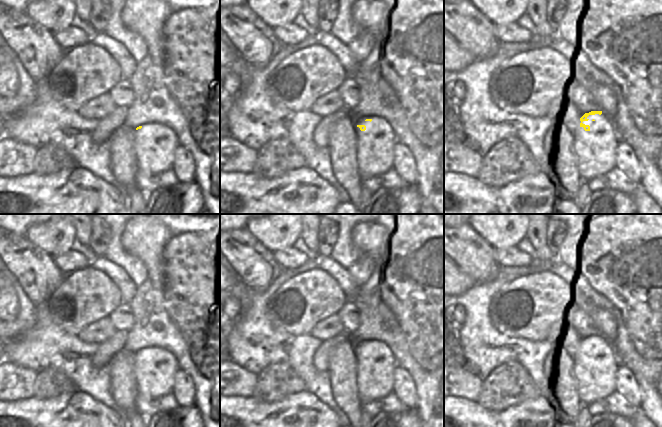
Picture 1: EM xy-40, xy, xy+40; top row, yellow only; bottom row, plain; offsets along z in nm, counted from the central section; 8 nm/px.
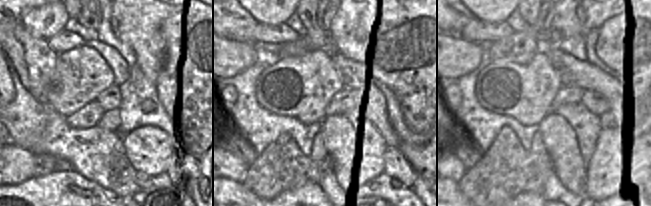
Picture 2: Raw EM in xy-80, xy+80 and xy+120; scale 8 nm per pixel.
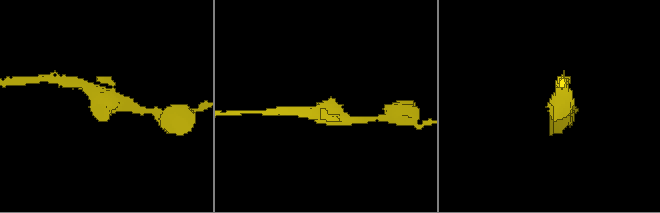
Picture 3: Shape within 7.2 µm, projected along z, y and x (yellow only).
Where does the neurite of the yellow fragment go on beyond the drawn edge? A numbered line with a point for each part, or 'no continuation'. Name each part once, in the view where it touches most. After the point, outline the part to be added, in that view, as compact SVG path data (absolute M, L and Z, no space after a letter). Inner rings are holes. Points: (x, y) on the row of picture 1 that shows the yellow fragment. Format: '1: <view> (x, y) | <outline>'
no continuation

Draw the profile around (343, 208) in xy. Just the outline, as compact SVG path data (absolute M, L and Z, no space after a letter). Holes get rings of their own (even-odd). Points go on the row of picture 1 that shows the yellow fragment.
M340 203L334 214L362 214L354 205L349 203Z

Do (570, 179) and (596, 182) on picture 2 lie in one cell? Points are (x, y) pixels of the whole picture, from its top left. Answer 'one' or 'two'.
two

